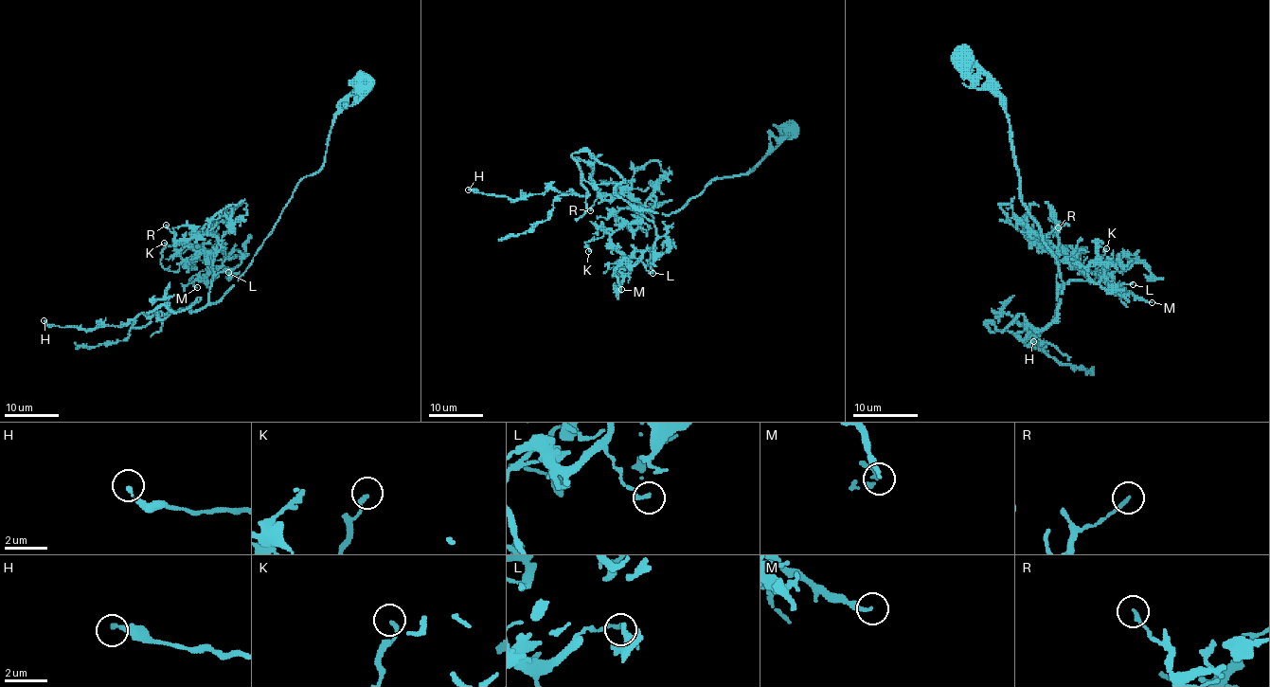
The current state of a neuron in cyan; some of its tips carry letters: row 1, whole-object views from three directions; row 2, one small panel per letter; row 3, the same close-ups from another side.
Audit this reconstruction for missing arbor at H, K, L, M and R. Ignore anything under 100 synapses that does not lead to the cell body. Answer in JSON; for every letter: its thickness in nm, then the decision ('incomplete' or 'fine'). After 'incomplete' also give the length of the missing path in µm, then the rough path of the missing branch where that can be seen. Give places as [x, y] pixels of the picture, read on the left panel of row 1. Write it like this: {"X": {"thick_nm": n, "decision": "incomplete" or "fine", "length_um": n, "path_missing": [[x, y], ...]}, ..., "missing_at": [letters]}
{"H": {"thick_nm": 160, "decision": "fine"}, "K": {"thick_nm": 150, "decision": "fine"}, "L": {"thick_nm": 120, "decision": "fine"}, "M": {"thick_nm": 190, "decision": "fine"}, "R": {"thick_nm": 150, "decision": "fine"}, "missing_at": []}

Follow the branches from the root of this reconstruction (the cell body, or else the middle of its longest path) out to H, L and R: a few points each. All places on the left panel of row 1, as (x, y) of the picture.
H: (365, 81), (336, 116), (324, 165), (298, 184), (252, 264), (218, 301), (95, 330), (44, 320)
L: (365, 81), (336, 116), (324, 165), (212, 304), (210, 280), (228, 272)
R: (365, 81), (336, 116), (324, 165), (298, 184), (252, 264), (215, 304), (219, 240), (176, 240), (166, 225)

